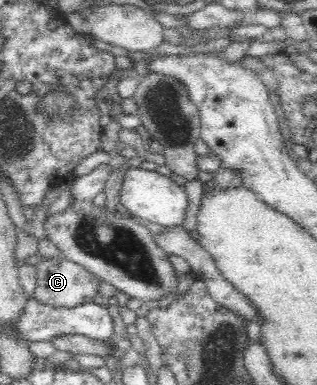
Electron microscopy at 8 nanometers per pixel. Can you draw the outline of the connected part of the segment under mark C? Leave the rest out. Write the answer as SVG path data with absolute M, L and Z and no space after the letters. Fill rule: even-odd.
M44 258L33 266L35 268L35 288L32 298L43 306L49 306L53 310L71 310L75 306L93 302L99 295L99 282L93 274L83 269L79 264L70 262L65 258Z

